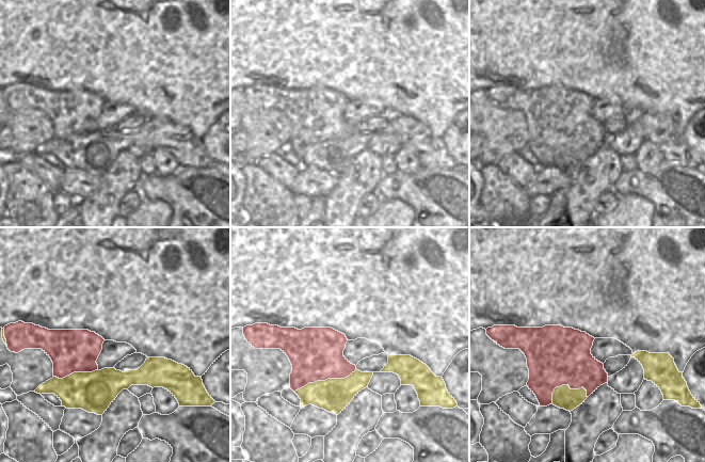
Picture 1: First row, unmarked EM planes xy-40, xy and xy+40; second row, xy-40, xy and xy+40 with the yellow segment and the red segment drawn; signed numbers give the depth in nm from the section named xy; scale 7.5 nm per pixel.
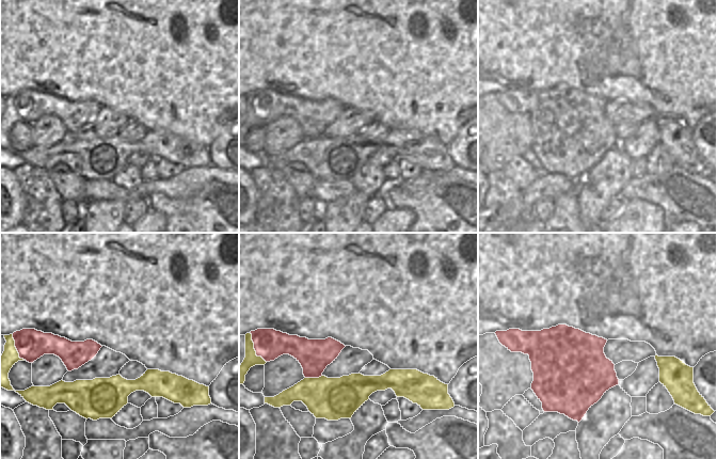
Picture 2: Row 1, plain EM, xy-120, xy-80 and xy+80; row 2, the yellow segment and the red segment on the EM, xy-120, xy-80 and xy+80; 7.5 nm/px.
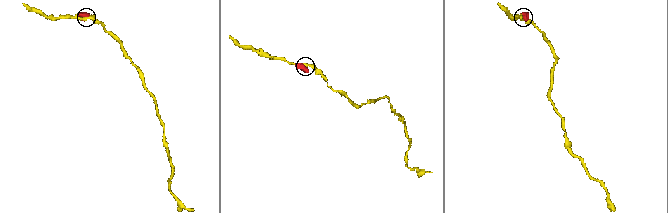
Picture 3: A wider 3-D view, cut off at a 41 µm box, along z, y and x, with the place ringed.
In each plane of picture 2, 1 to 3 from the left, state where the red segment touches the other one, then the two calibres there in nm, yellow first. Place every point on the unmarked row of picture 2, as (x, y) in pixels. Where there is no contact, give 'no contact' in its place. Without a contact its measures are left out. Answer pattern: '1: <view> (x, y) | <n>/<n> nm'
1: xy-120 (15, 109) | 150/220 nm
2: xy-80 (313, 139) | 320/240 nm
3: no contact

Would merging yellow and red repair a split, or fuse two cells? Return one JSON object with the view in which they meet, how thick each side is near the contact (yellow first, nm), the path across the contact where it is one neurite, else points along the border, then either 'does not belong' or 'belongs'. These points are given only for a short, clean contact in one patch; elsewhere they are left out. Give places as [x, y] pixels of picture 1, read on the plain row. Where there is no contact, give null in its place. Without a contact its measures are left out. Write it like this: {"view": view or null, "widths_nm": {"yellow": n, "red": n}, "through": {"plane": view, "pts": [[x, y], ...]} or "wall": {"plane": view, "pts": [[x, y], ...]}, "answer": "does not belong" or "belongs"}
{"view": "xy", "widths_nm": {"yellow": 260, "red": 400}, "answer": "belongs"}

